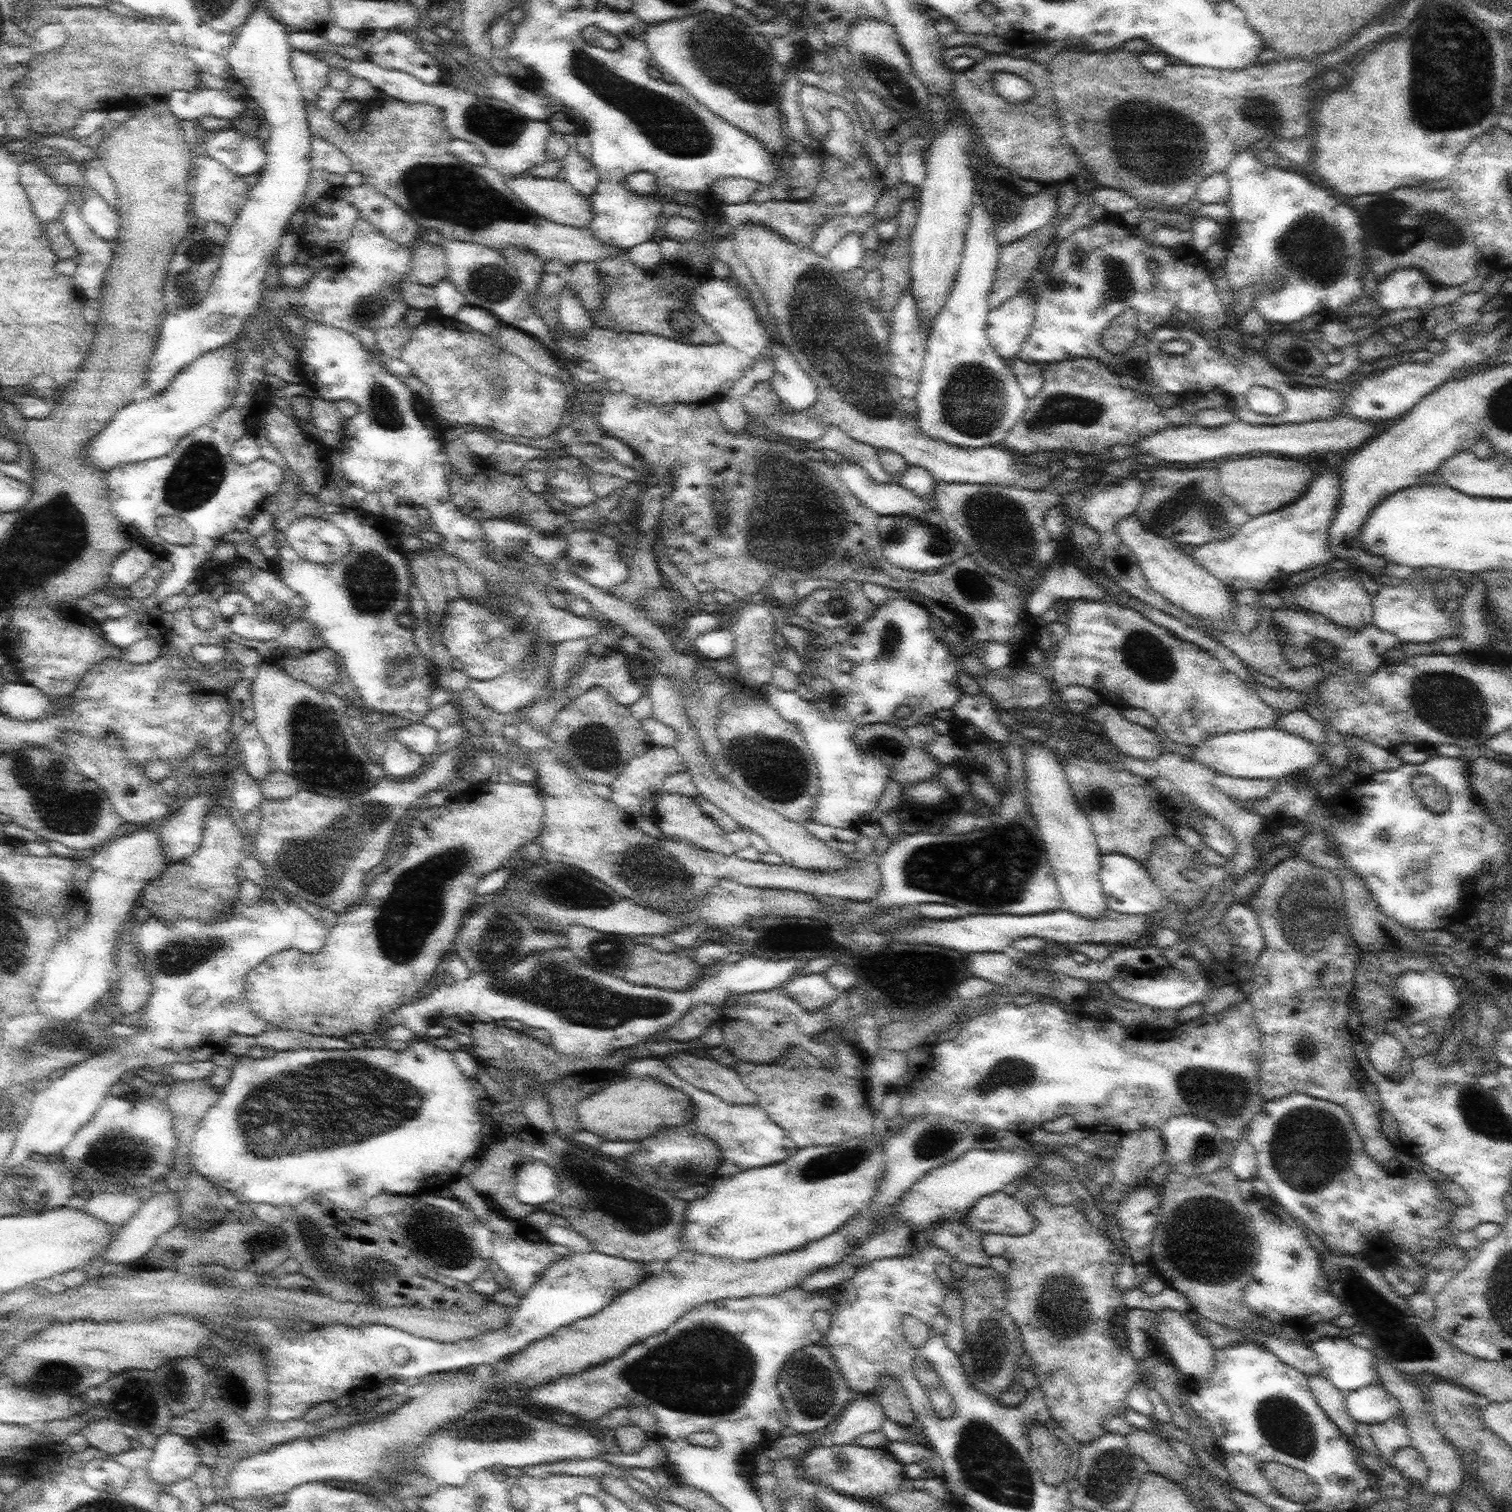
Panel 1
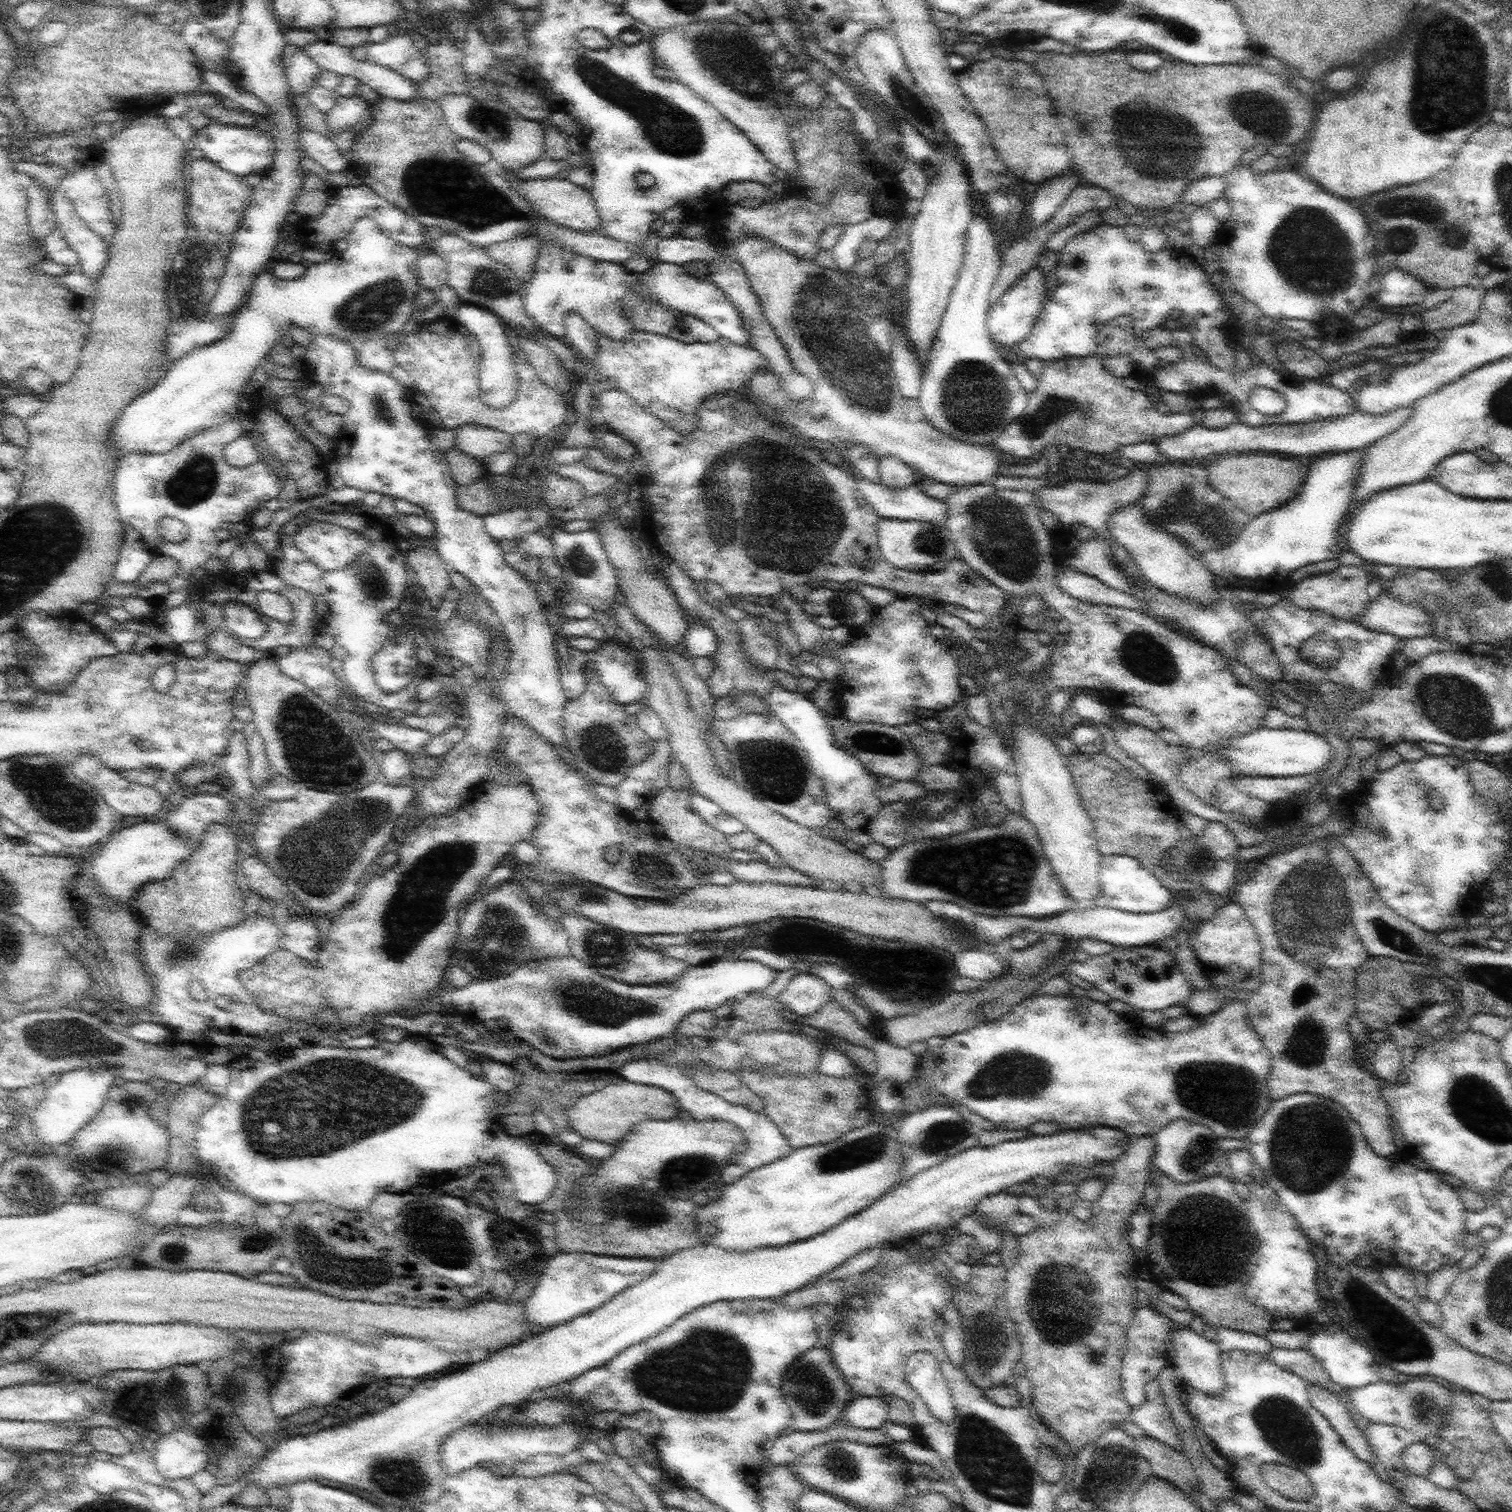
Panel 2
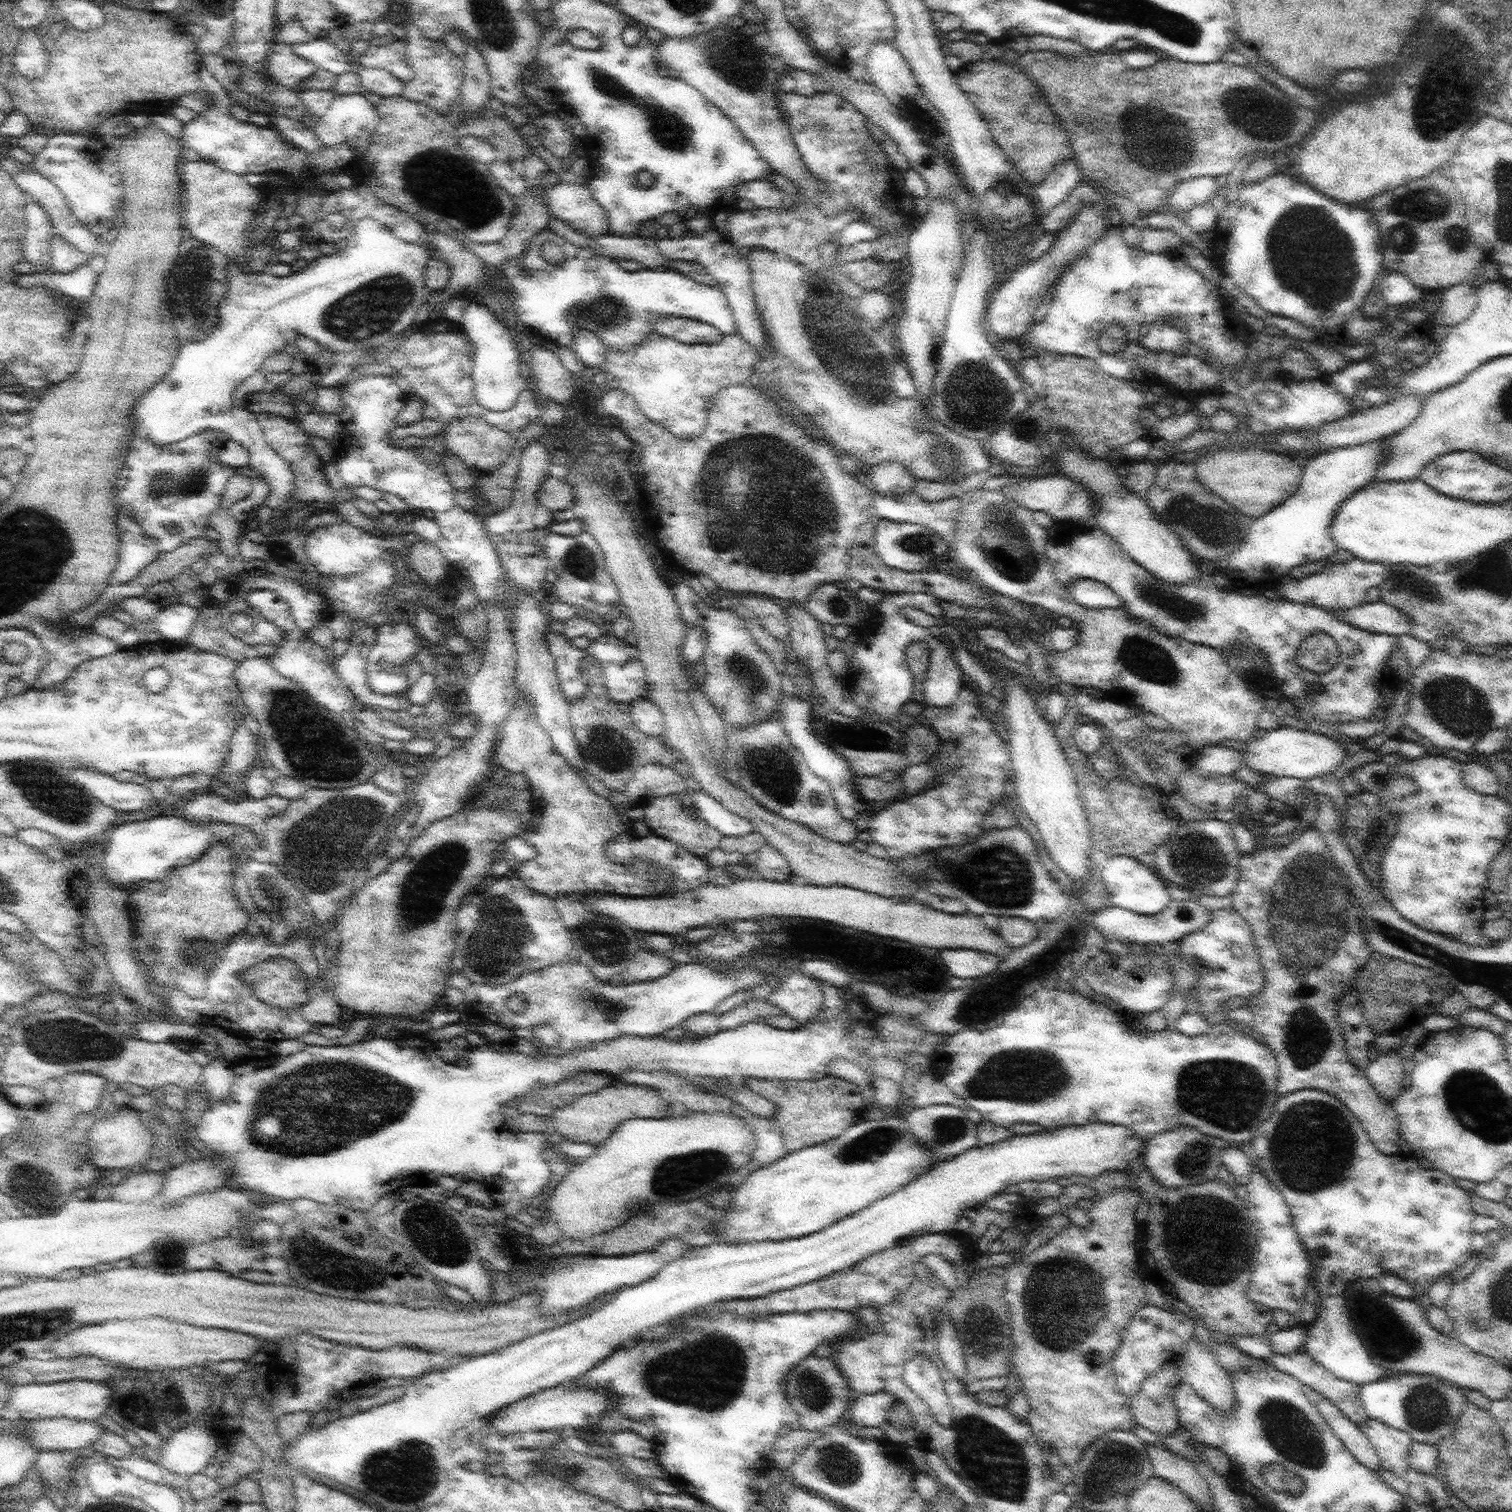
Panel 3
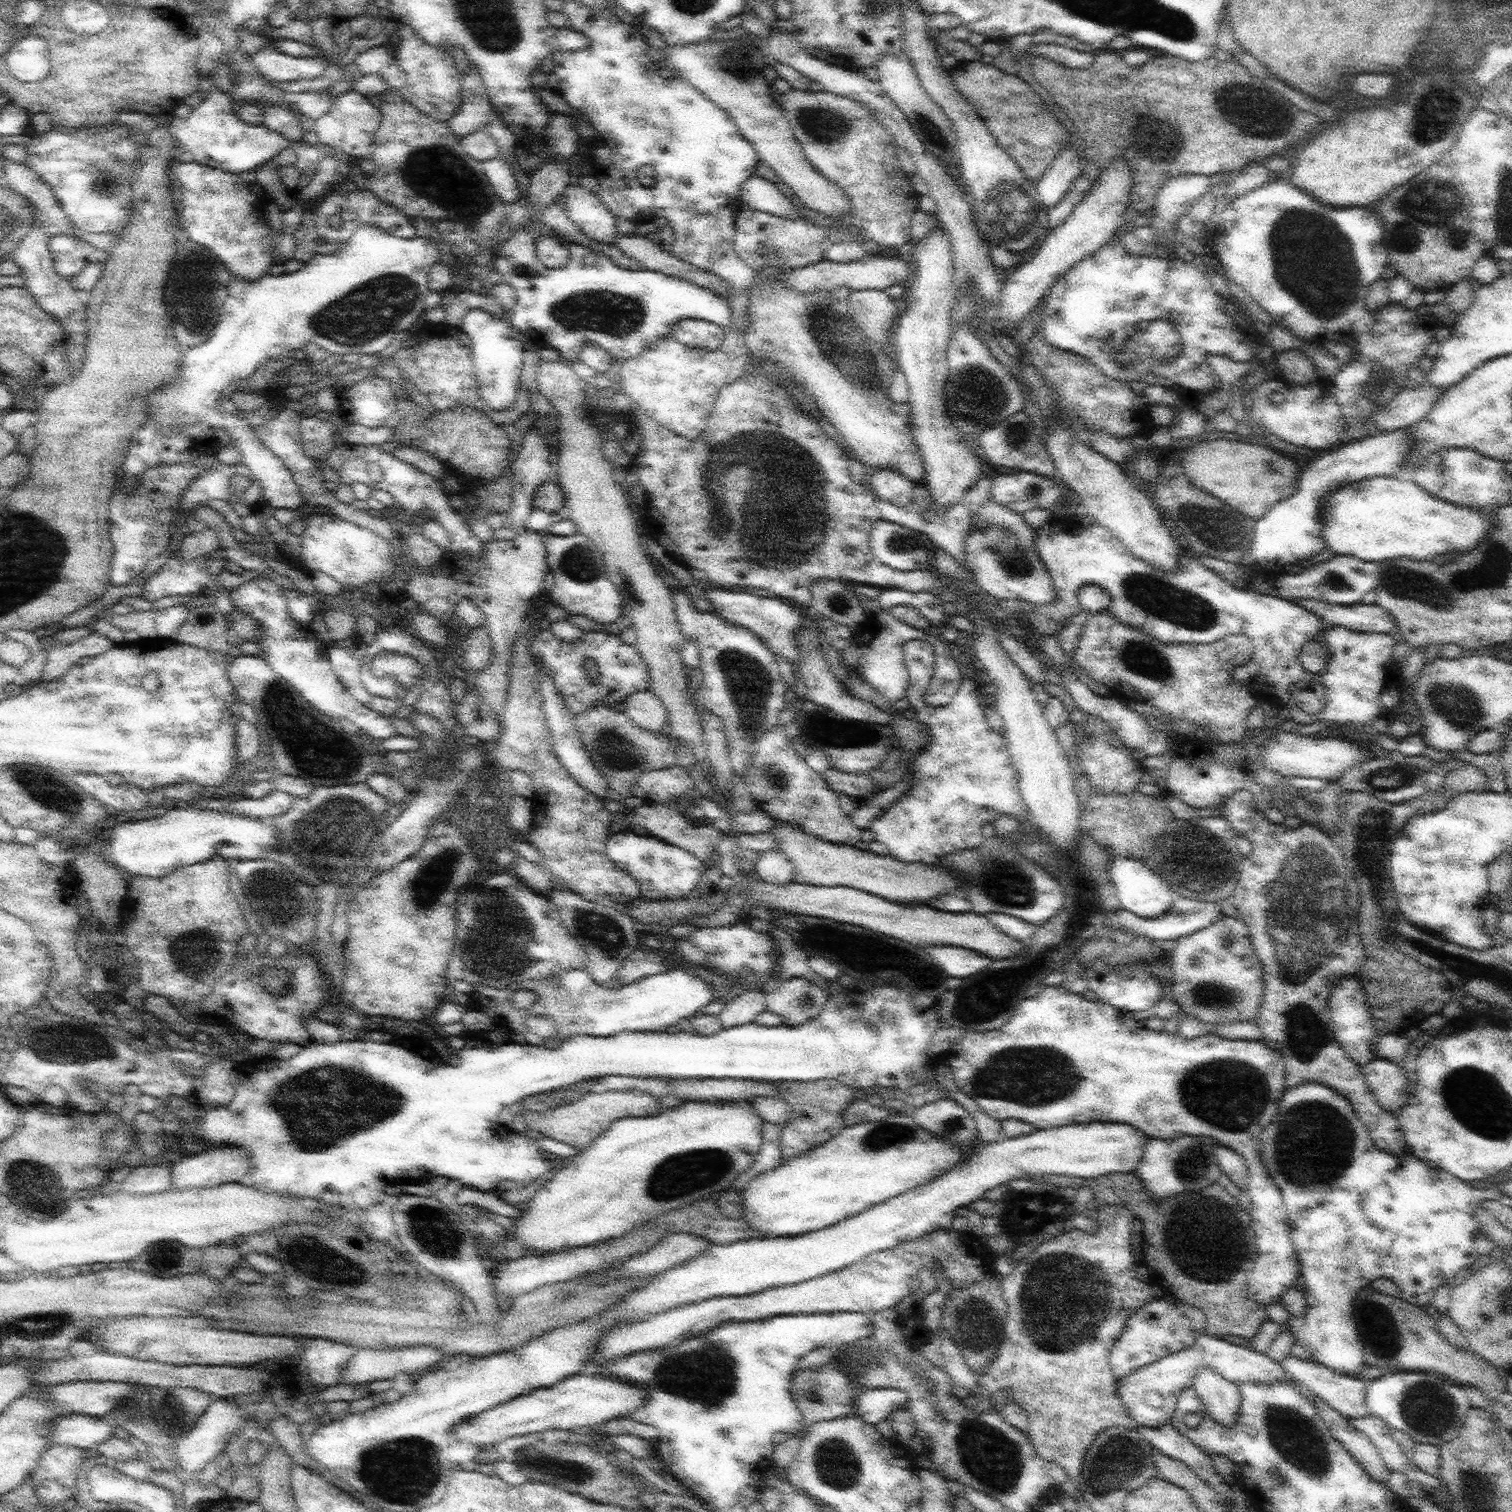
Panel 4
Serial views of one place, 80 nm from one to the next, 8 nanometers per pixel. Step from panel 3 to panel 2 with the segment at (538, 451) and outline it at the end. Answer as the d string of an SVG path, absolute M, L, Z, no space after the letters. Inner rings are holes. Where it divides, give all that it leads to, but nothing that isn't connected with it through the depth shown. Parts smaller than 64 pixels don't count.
M518 506L508 512L498 512L493 516L486 517L484 520L485 528L496 544L506 539L518 542L521 538L537 531L539 526L531 521L533 510L527 506Z

